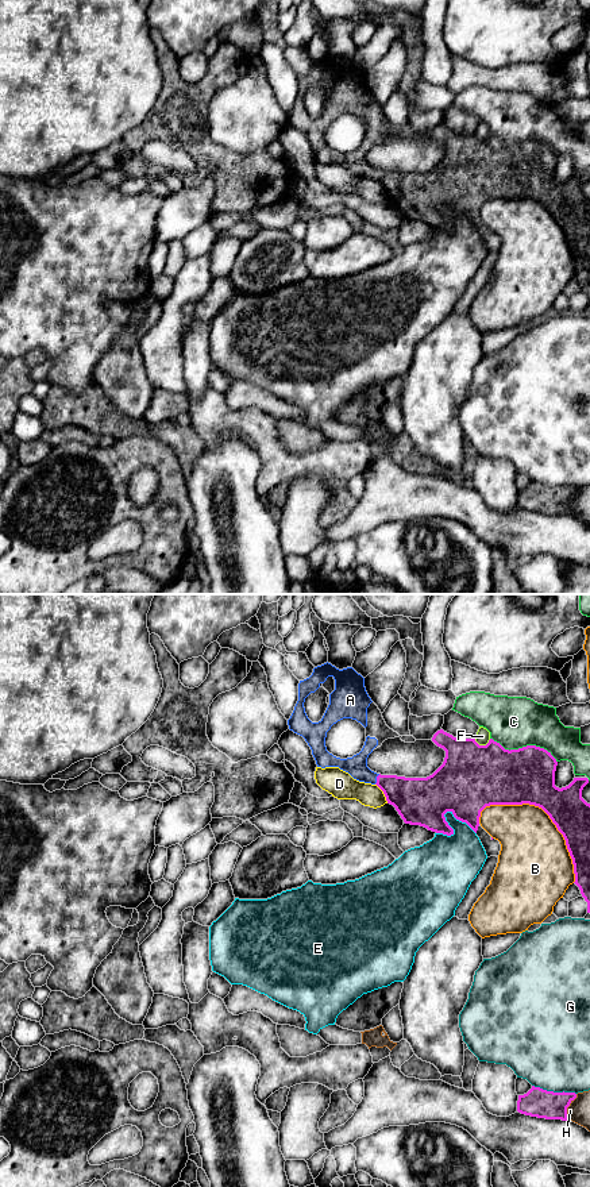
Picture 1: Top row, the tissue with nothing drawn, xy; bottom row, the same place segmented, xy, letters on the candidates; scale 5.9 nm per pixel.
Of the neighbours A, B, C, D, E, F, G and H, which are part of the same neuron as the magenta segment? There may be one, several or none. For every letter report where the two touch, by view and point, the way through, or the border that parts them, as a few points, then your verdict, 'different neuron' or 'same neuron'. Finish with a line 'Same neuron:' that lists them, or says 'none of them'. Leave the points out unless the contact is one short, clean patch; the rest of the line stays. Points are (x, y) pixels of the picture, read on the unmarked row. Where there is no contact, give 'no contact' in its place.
A: contact xy (377, 174); same neuron
B: contact xy (547, 208); different neuron
C: contact xy (524, 142); different neuron
D: contact xy (384, 188); different neuron
E: contact xy (443, 211); different neuron
F: contact xy (482, 141); border xy (474, 133), (479, 139), (485, 139), (490, 134); different neuron
G: contact xy (552, 486); different neuron
H: contact xy (567, 501); different neuron
Same neuron: A

